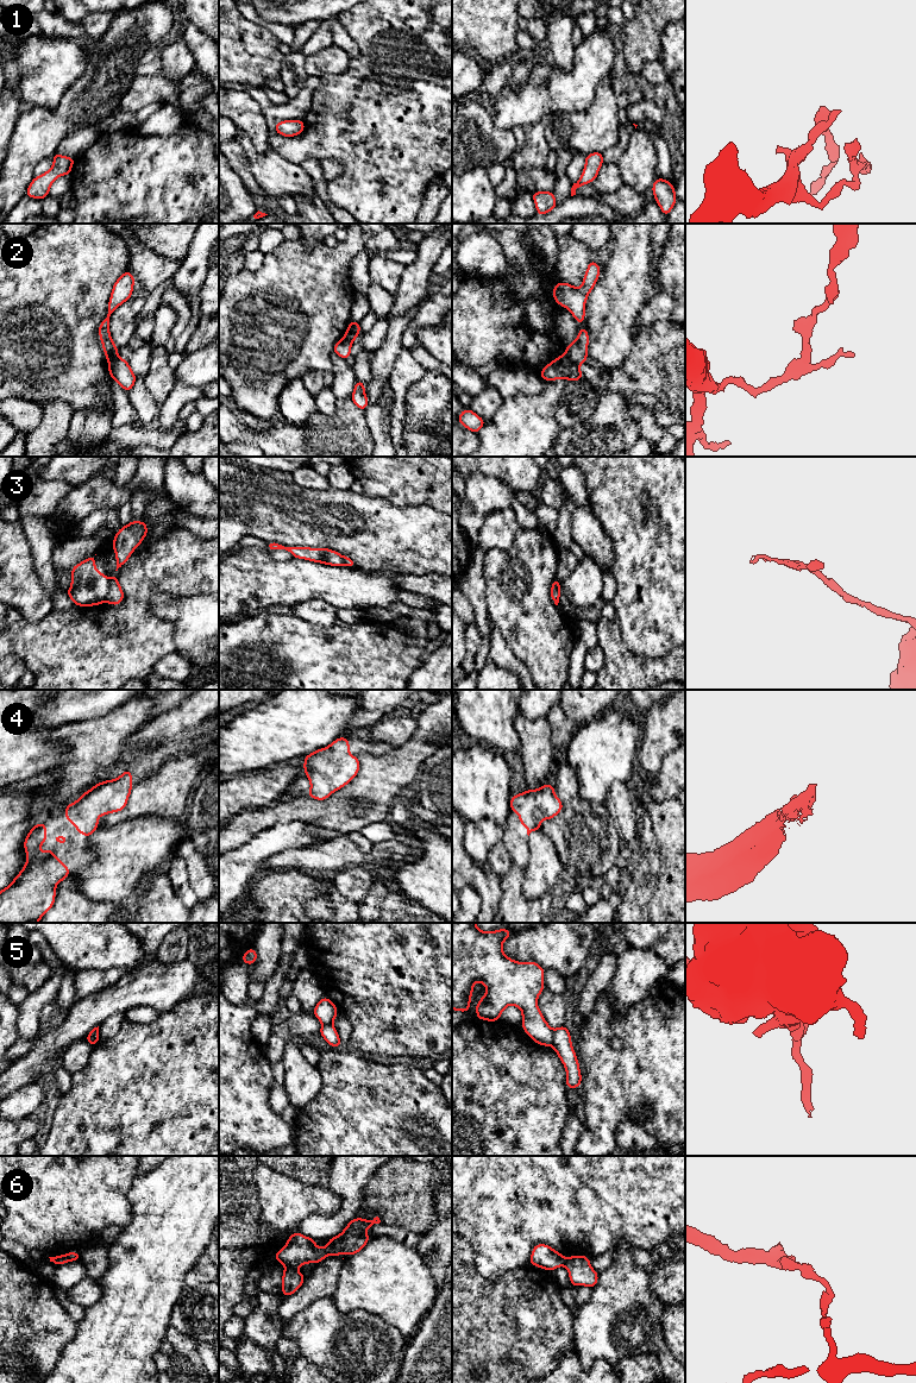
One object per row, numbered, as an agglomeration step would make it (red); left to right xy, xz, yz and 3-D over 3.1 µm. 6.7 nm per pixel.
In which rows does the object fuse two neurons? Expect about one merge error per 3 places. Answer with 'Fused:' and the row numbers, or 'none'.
Fused: 2, 3, 5, 6

